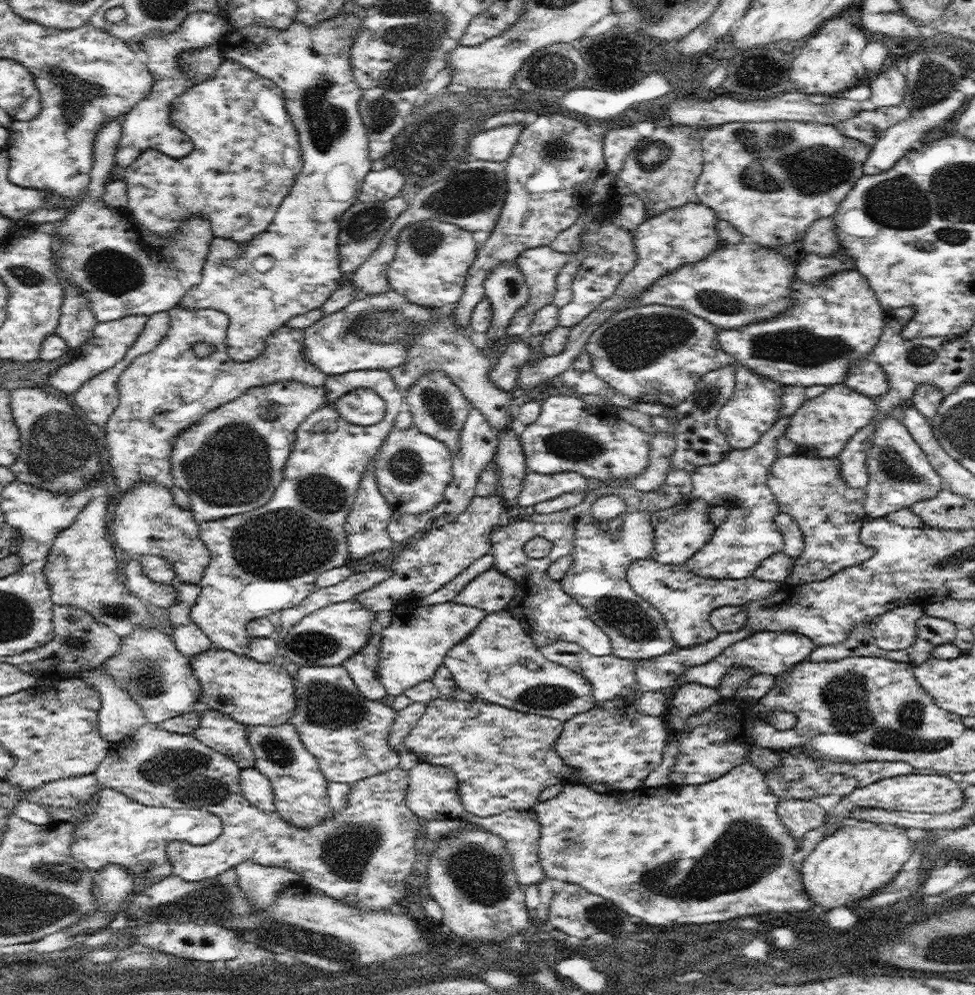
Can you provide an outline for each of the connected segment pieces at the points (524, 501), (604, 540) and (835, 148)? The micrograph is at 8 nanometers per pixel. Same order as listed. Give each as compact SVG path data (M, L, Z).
M528 471L524 488L517 498L518 510L531 510L535 504L559 497L560 494L576 490L588 491L594 484L577 472L560 474L537 474Z
M646 511L626 513L623 519L623 525L620 527L619 535L616 538L594 523L576 524L572 566L559 581L562 590L584 606L596 626L599 626L611 639L612 655L625 659L658 657L677 649L677 644L660 611L647 600L638 596L627 581L627 570L632 561L653 557L654 528L652 522L650 522L649 513Z
M775 120L761 122L742 122L742 124L717 125L705 133L702 139L703 148L703 169L698 176L695 184L695 193L698 195L699 202L705 204L716 211L716 216L720 221L728 221L732 226L738 229L743 236L751 242L758 245L775 248L776 245L789 245L794 241L802 240L809 226L819 218L834 217L840 206L840 203L846 198L846 195L855 186L856 181L862 178L864 162L869 155L869 148L859 140L844 136L835 125L812 123L812 122L795 122L790 120Z

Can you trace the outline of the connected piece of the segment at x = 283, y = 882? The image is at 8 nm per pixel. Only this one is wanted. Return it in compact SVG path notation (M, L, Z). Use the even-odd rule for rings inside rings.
M254 861L241 862L235 870L238 886L257 908L257 912L273 904L281 890L292 888L292 885L302 881L300 875L288 869L262 866Z

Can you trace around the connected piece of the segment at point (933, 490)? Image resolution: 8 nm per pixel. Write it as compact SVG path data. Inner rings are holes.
M891 414L882 417L874 429L872 448L867 452L869 483L865 488L864 508L870 519L885 517L889 512L911 507L915 502L934 498L942 489L942 479L930 464L906 425Z

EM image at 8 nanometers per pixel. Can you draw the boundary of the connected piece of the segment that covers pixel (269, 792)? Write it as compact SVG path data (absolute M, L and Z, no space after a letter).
M257 768L241 769L240 786L247 802L264 812L272 812L274 807L274 793L269 778Z

